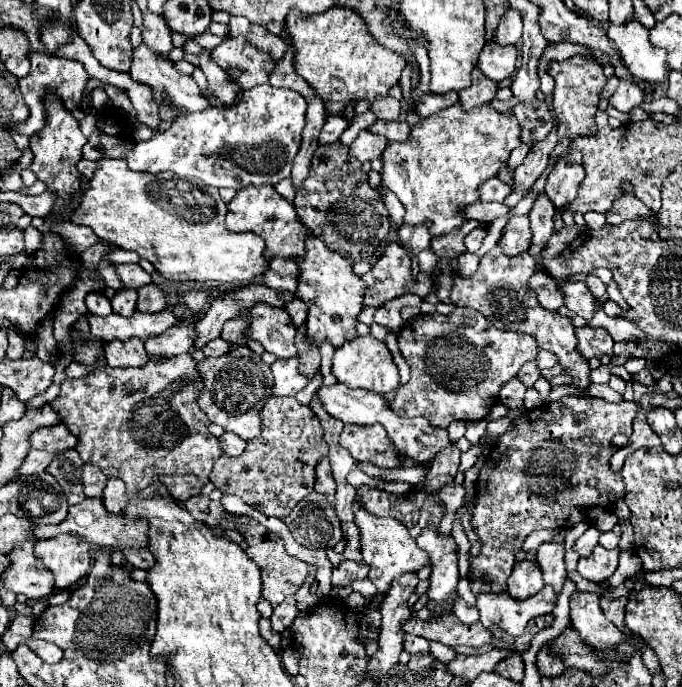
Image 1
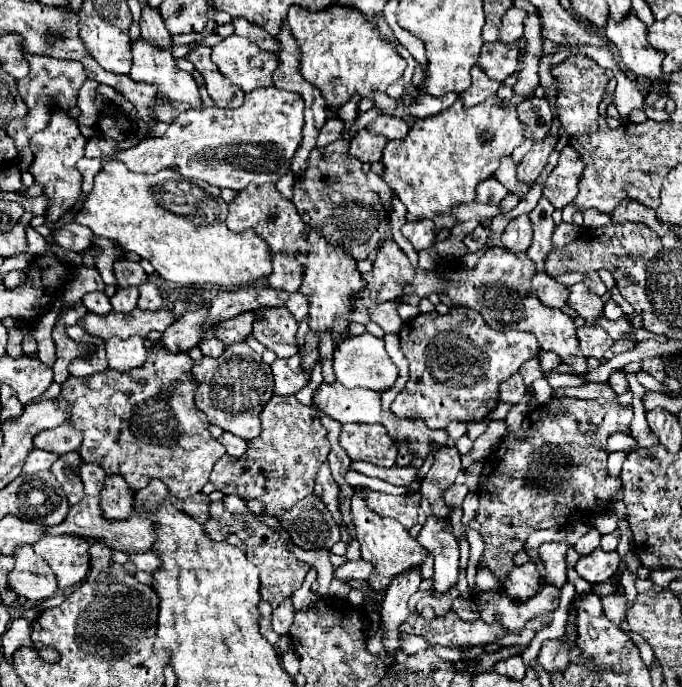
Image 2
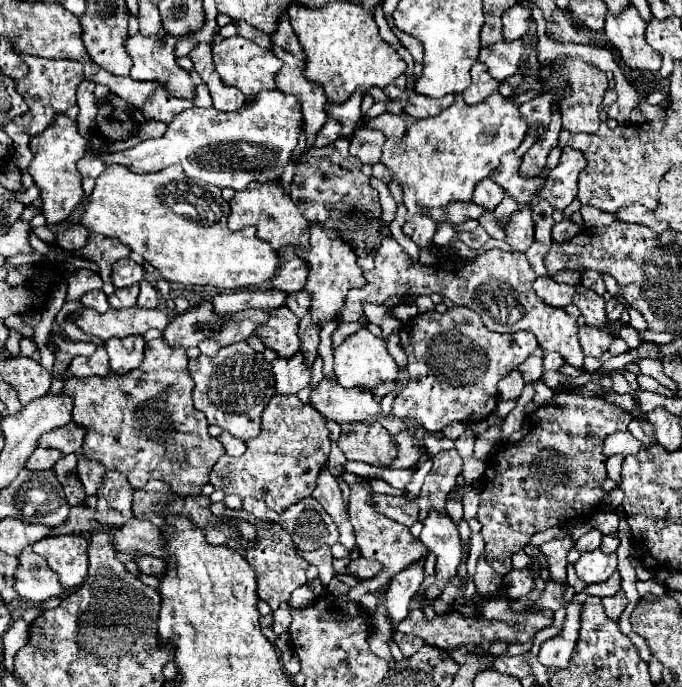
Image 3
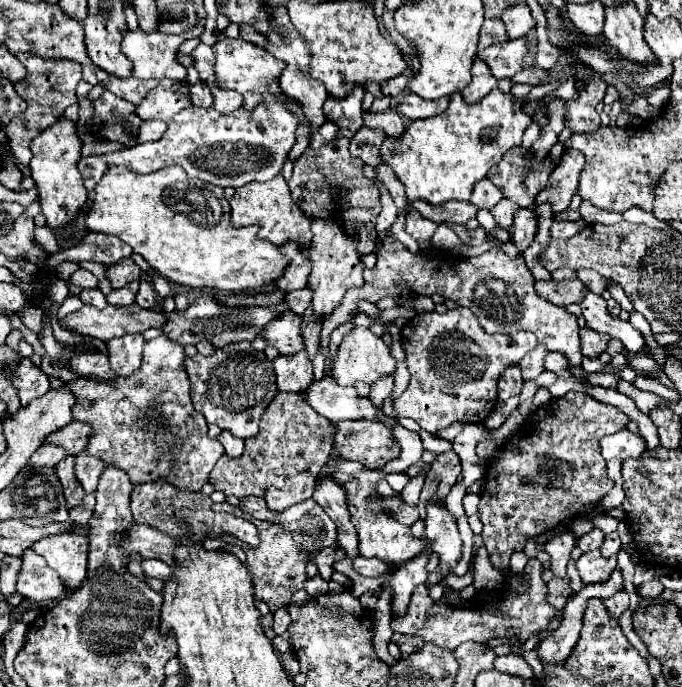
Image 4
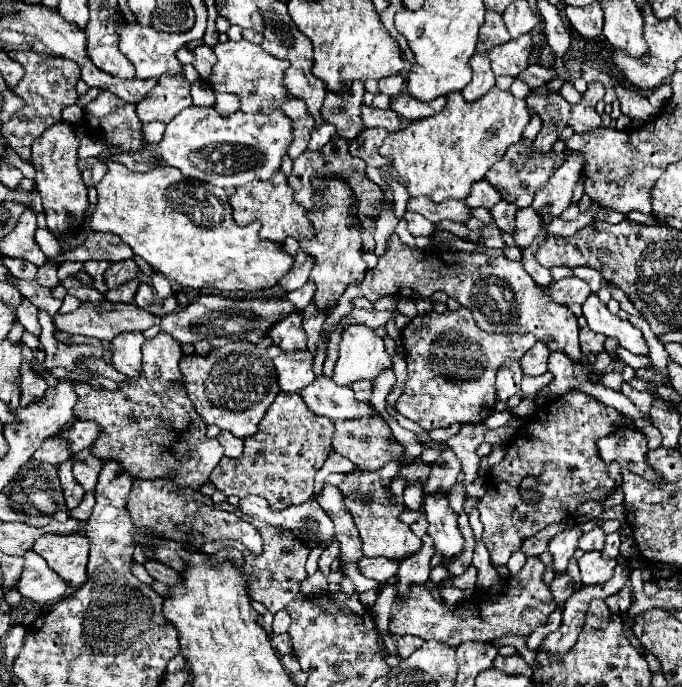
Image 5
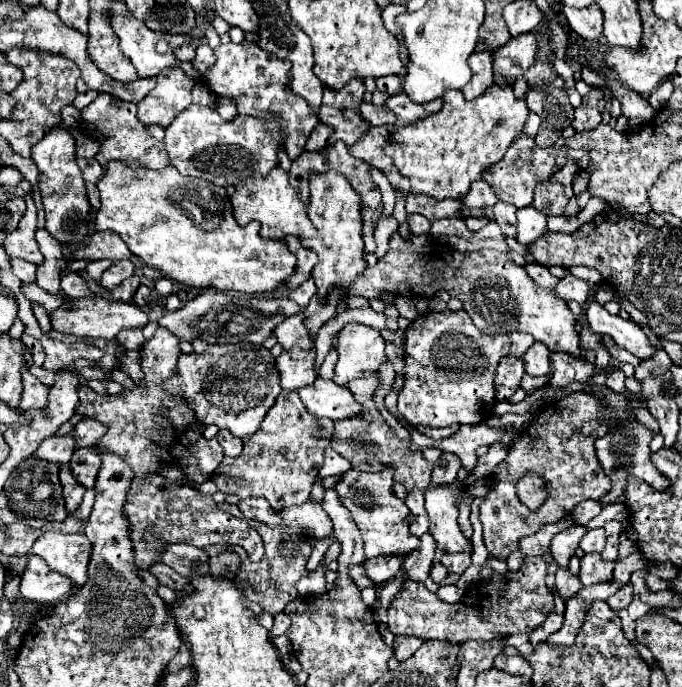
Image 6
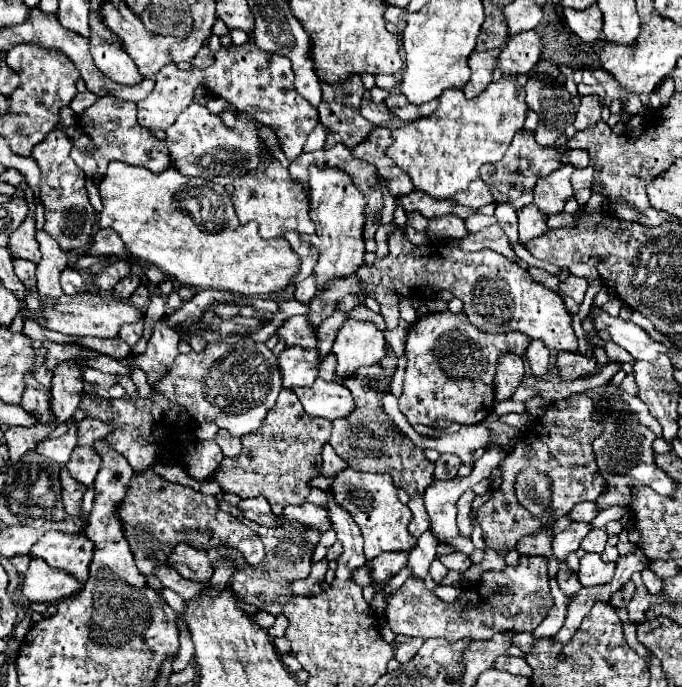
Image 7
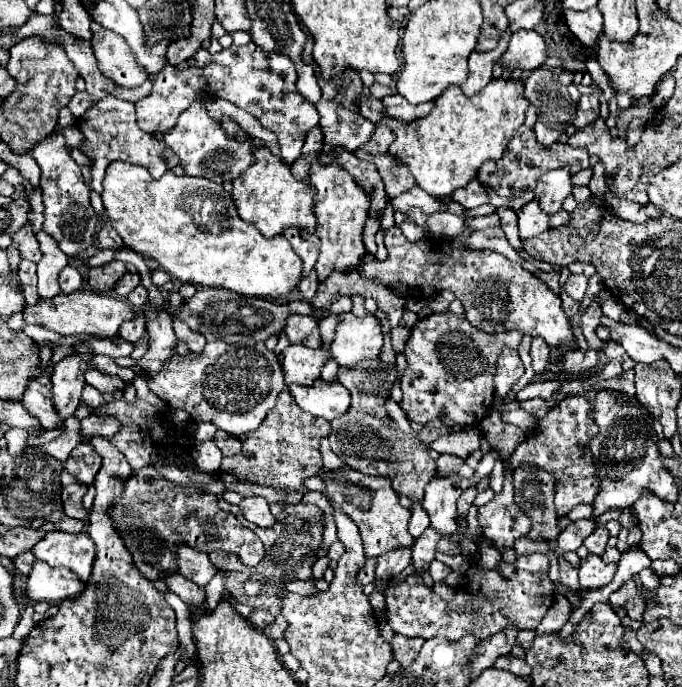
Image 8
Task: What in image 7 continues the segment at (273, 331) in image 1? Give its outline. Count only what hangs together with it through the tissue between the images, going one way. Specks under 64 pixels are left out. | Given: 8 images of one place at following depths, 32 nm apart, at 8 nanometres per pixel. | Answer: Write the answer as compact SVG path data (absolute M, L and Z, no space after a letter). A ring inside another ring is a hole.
M290 316L276 332L278 340L286 344L286 348L302 346L302 348L316 348L316 332L308 324L308 316Z

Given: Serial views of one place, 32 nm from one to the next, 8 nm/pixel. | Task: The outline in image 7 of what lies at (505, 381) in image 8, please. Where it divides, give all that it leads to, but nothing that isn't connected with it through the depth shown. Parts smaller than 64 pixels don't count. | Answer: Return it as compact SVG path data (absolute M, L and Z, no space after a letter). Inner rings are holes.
M504 354L500 358L498 370L496 370L496 400L510 400L516 392L522 376L524 376L524 362L516 354Z

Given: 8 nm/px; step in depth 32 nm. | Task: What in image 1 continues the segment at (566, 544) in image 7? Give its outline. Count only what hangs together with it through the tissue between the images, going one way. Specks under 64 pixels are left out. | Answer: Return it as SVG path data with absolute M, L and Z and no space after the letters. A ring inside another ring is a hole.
M542 544L536 552L538 568L542 570L542 580L546 586L552 586L556 594L560 594L566 568L564 568L564 546L562 544Z

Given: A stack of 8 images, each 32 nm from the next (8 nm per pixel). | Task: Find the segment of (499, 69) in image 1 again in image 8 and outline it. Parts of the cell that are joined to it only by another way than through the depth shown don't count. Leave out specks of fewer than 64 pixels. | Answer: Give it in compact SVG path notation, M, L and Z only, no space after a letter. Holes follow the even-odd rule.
M534 30L516 32L510 38L506 52L502 54L502 68L508 72L514 70L536 70L546 58L546 44L542 36Z

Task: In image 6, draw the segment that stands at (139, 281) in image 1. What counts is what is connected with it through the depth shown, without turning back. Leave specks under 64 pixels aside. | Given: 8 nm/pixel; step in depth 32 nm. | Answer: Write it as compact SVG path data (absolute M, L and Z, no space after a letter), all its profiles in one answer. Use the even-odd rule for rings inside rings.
M120 260L120 262L114 262L100 278L100 284L106 288L106 290L112 290L116 288L118 284L122 284L124 280L132 278L136 272L136 266L132 260Z

